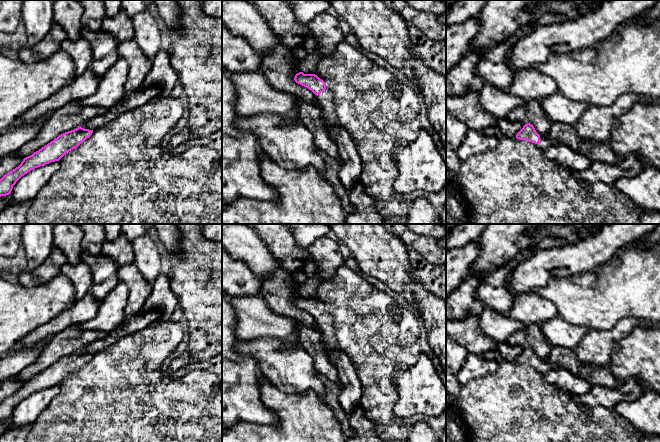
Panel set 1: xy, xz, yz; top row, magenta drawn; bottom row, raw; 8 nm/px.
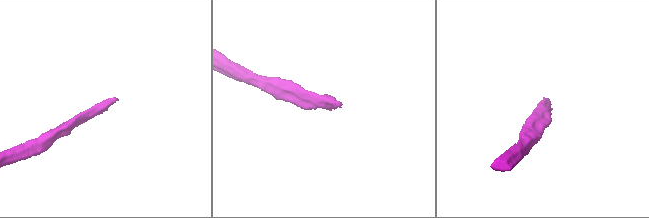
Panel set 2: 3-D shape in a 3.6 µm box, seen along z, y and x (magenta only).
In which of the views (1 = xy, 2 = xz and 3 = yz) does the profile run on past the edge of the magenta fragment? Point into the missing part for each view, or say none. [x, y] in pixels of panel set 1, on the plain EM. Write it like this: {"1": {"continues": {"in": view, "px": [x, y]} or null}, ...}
{"1": {"continues": null}, "2": {"continues": {"in": "xz", "px": [325, 325]}}, "3": {"continues": {"in": "yz", "px": [546, 366]}}}

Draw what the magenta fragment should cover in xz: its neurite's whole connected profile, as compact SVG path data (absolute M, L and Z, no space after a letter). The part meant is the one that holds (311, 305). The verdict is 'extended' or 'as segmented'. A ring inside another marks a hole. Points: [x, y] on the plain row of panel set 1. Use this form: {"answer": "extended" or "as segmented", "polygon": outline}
{"answer": "extended", "polygon": "M303 296L297 297L294 304L315 318L316 330L320 332L322 341L329 348L339 350L334 320L325 306L315 298L304 298Z"}

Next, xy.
{"answer": "as segmented", "polygon": "M80 350L59 359L32 379L24 382L18 391L0 403L0 421L11 418L13 410L22 400L35 392L59 385L66 377L77 372L89 362L92 357L93 354L84 353Z"}

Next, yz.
{"answer": "extended", "polygon": "M530 347L524 348L523 352L517 357L516 362L532 366L543 375L558 368L556 364L550 363L547 358L539 359Z"}

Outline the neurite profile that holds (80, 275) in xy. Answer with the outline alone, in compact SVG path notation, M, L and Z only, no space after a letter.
M81 261L78 264L66 263L61 269L61 273L66 275L75 288L75 299L80 300L90 291L92 284L92 273L89 266Z

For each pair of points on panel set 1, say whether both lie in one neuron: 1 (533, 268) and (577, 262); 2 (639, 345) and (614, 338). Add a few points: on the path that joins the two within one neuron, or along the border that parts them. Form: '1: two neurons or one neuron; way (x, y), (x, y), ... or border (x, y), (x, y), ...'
1: one neuron; way (544, 264), (566, 262)
2: two neurons; border (639, 325), (615, 345), (611, 361)

